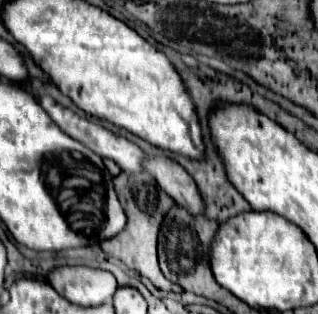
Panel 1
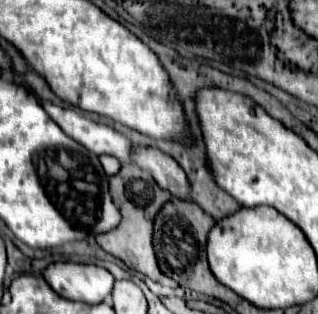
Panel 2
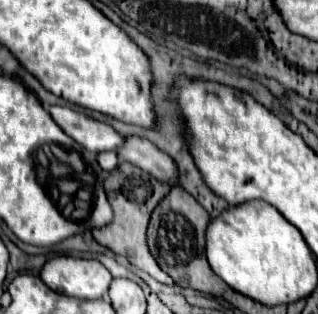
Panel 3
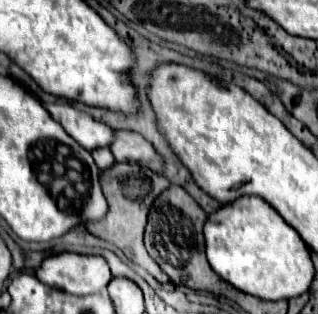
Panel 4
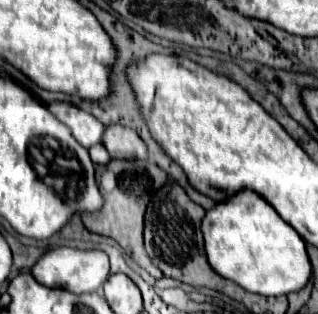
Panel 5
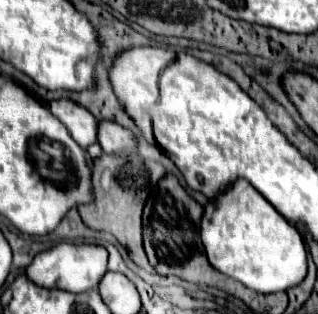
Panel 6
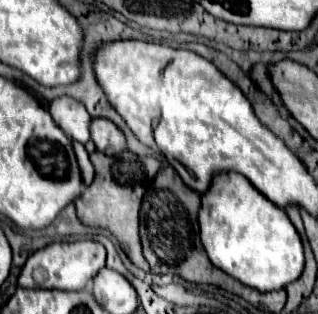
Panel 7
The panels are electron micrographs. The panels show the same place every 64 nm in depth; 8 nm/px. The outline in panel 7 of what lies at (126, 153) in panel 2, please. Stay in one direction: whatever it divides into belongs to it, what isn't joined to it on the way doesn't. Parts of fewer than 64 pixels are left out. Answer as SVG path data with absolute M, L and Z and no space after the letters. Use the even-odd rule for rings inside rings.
M60 96L50 102L48 112L70 138L78 140L80 144L86 144L90 140L90 116L84 104L70 96Z

